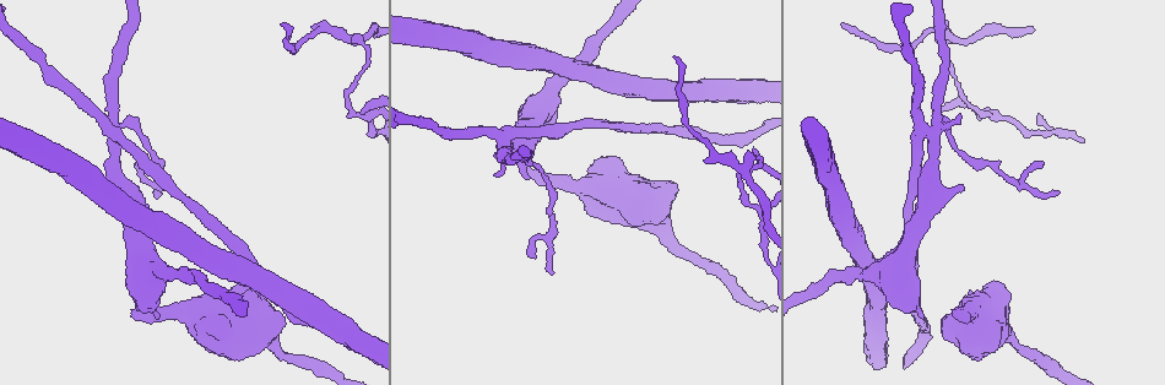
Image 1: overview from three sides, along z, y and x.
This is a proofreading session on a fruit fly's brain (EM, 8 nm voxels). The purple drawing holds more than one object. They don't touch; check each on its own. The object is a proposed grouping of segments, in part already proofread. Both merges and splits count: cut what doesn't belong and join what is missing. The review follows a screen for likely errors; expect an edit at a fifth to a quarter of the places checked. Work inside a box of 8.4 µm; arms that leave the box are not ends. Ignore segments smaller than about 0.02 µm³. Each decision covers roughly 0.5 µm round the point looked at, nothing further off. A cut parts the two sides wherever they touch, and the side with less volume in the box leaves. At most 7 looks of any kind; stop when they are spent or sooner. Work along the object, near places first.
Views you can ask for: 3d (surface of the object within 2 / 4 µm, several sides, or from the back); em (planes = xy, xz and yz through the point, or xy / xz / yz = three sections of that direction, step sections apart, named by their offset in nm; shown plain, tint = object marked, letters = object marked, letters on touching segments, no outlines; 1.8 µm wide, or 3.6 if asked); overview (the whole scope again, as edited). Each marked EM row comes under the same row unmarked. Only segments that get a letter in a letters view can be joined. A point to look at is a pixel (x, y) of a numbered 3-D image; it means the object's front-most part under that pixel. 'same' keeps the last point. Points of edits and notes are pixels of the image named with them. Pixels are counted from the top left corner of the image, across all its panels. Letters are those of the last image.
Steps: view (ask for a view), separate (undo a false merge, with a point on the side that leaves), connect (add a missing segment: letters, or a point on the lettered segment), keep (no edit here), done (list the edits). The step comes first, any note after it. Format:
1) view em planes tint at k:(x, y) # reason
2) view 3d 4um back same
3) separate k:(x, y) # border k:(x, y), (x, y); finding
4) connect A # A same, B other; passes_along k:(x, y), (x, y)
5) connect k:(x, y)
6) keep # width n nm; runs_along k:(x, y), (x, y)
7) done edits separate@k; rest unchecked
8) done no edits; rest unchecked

view em planes letters at 1:(508, 141) # four or more arms meet

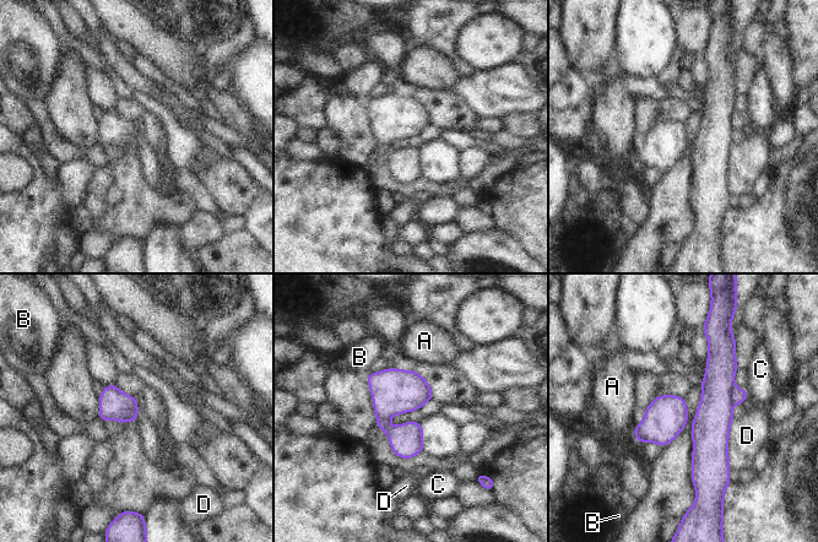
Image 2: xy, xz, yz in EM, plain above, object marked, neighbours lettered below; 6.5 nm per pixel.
separate 2:(714, 416) # longest_contact D 320 nm; A other, B other, C other, D other; part_leaving 2:(711, 342), (710, 464), (697, 483); a second cell is stuck on

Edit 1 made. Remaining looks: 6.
view em 3.6um planes letters at 1:(953, 316) # free end

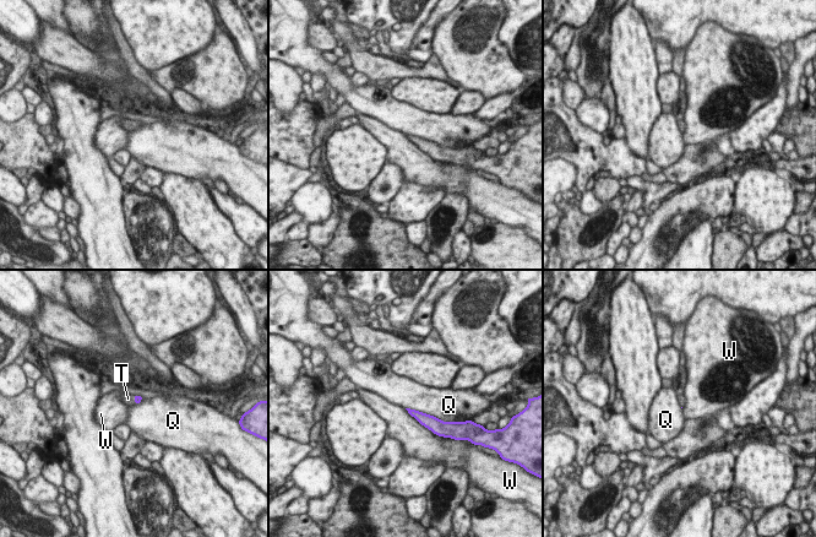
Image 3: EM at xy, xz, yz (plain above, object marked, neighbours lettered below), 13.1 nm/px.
connect T # Q other, T same, W other; passes_along 3:(137, 399), (135, 400), (128, 399); the cell continues

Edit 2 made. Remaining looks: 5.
view em 3.6um yz step 4 tint at 1:(210, 320) # sudden change in width

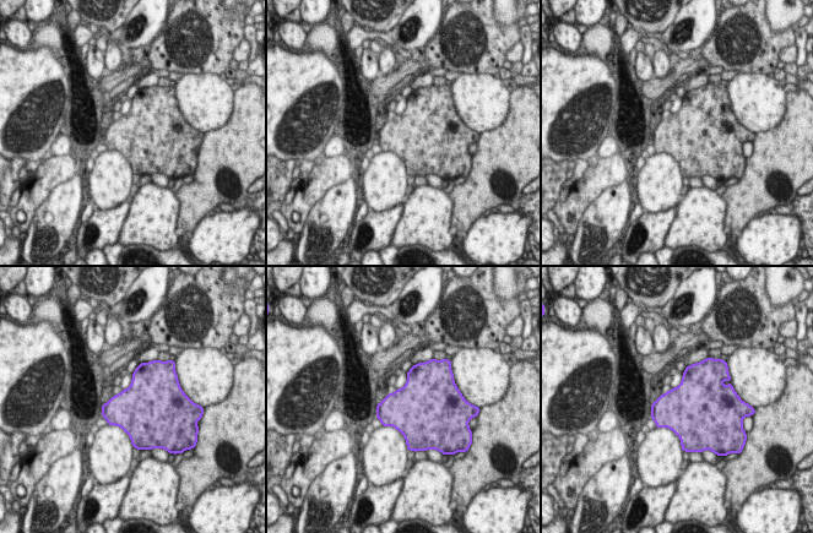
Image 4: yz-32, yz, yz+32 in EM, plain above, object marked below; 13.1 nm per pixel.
view em 3.6um planes letters same # cut it another way

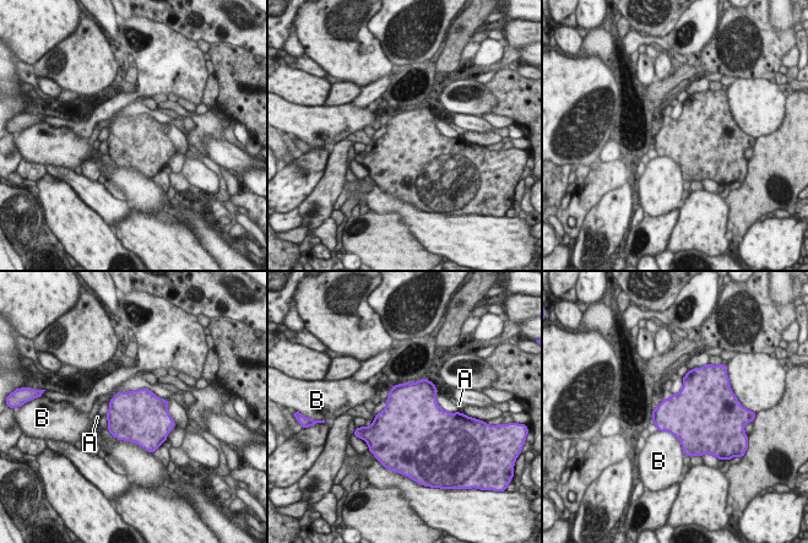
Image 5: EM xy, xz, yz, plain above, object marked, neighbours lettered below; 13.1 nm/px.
keep # width 650 nm; A other, B other; border 5:(113, 435), (134, 441), (144, 449); all the same cell

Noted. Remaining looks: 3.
done edits separate@2, connect@3; rest unchecked

